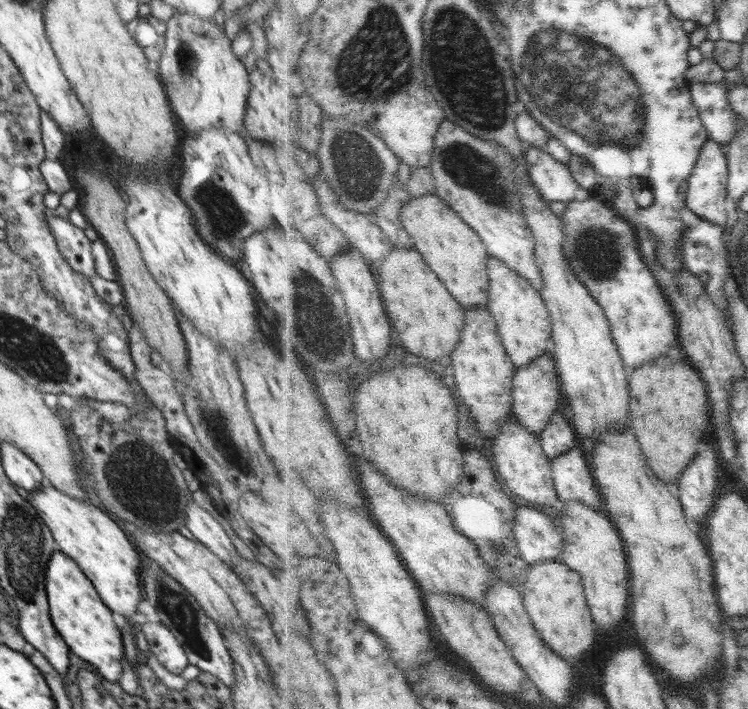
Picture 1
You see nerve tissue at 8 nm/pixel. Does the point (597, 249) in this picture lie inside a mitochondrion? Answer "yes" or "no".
yes

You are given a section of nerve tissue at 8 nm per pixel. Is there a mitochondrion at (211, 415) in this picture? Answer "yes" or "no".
yes

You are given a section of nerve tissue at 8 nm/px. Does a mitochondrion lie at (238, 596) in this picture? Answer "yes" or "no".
no

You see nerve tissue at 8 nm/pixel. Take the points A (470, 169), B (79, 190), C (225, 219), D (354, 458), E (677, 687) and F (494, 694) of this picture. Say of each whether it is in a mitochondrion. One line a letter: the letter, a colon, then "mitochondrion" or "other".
A: mitochondrion
B: other
C: mitochondrion
D: other
E: other
F: other

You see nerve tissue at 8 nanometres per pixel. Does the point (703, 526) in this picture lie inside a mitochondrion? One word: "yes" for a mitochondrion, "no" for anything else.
no

